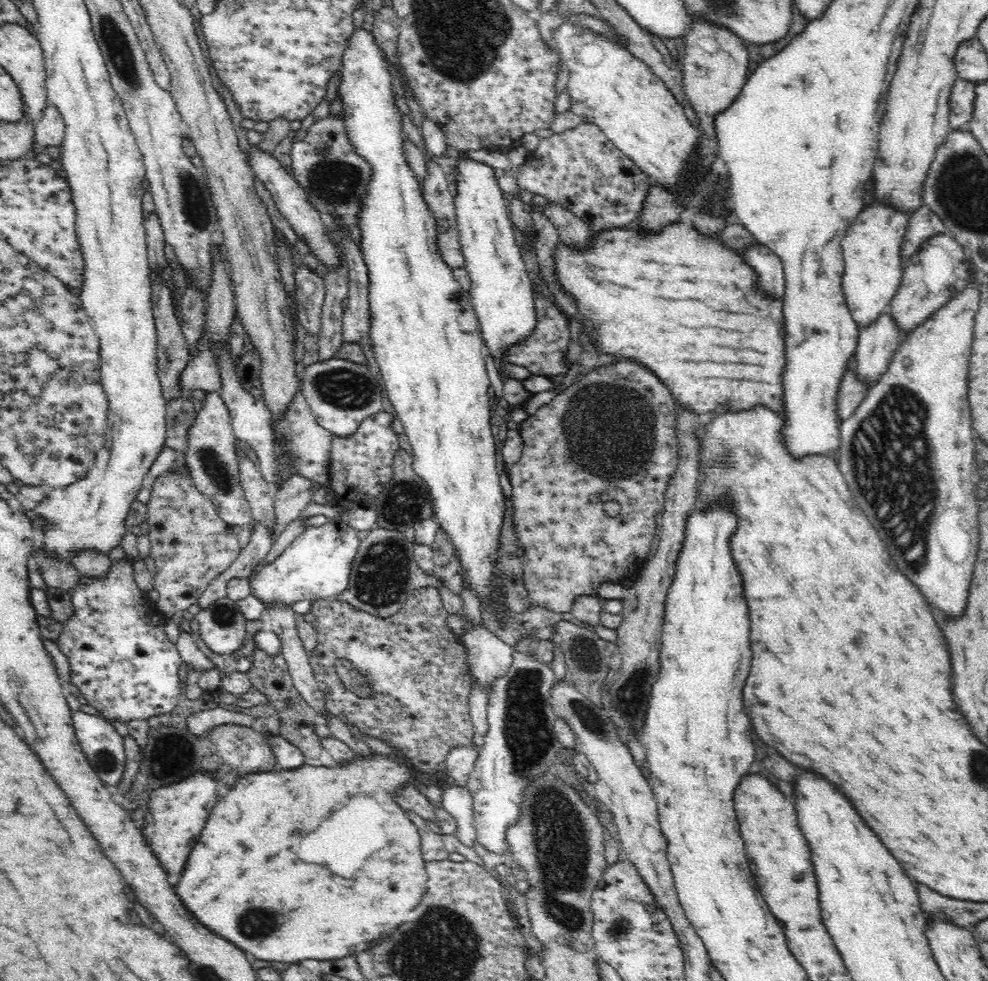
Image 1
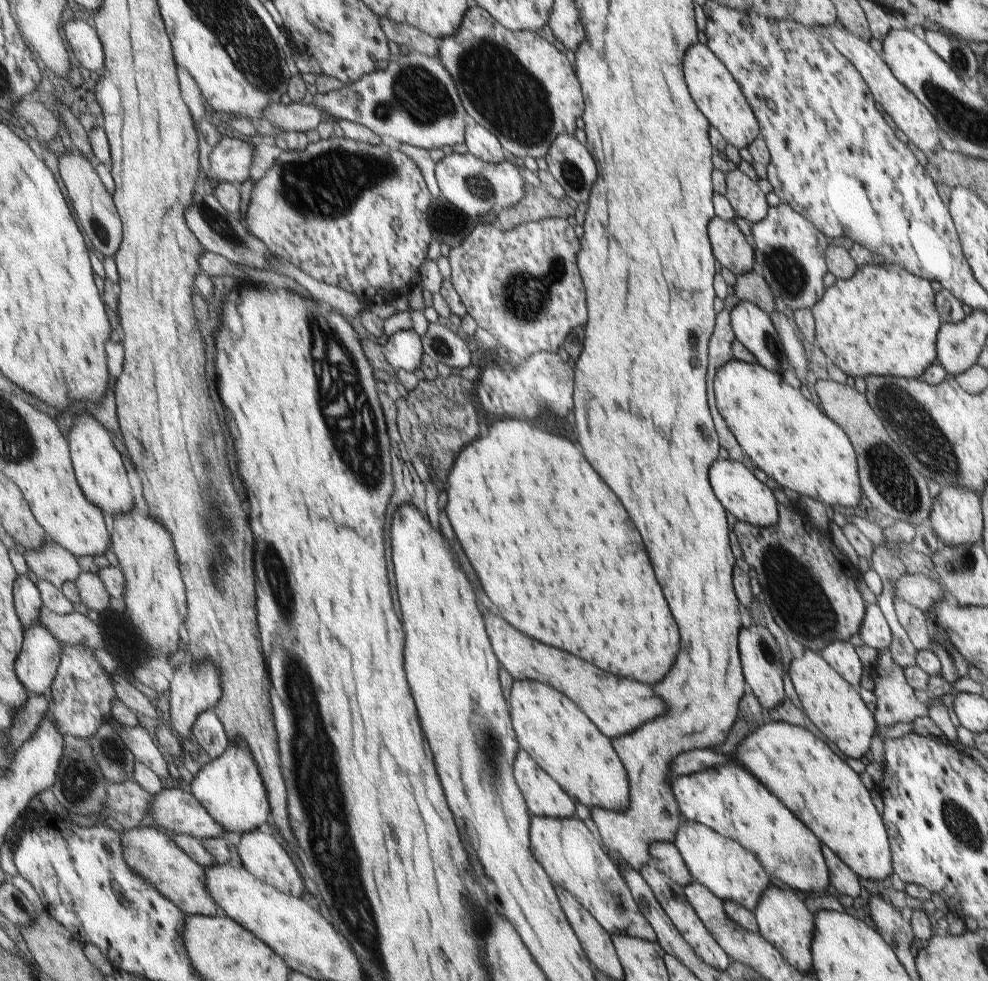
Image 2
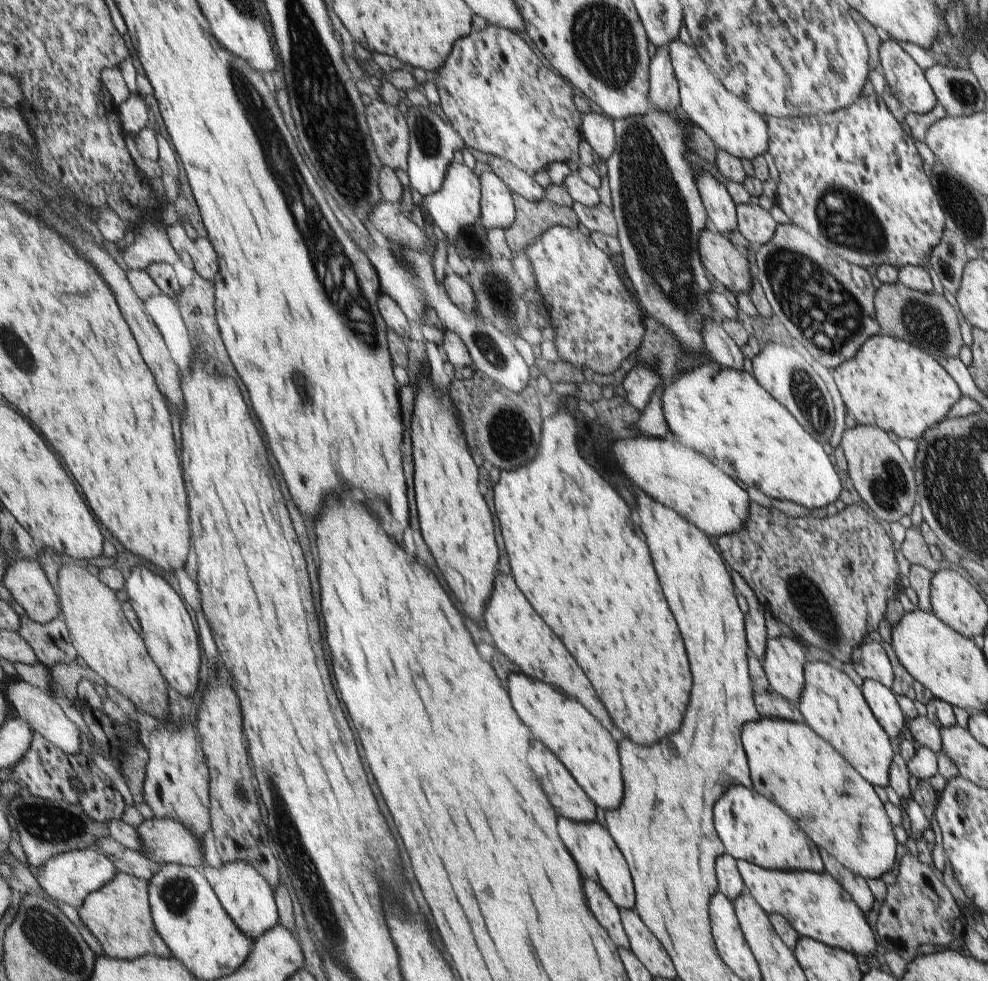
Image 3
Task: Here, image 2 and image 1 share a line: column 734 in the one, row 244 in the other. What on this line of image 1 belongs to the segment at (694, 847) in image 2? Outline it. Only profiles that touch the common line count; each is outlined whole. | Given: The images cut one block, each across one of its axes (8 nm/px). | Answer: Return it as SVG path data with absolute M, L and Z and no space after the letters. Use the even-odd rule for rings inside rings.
M872 204L851 222L841 240L845 266L842 275L843 295L860 331L888 312L889 303L901 286L904 267L901 249L908 220L908 215L898 209Z

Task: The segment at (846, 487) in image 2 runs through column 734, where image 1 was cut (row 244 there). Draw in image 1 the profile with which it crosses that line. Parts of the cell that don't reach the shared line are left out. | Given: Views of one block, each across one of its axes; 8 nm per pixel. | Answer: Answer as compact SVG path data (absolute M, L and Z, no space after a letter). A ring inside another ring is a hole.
M362 26L352 33L341 56L338 86L341 99L346 96L346 108L350 108L346 128L350 128L350 140L354 140L352 148L368 164L374 164L374 172L370 166L370 182L363 208L355 218L360 229L359 248L369 270L370 330L367 341L372 342L388 398L394 406L392 410L396 410L400 422L408 430L406 436L414 452L413 470L426 480L434 498L434 518L456 546L458 558L464 566L462 576L480 596L486 598L492 592L490 584L494 584L496 553L506 508L506 497L496 469L496 444L490 423L492 409L488 395L487 352L483 337L479 336L477 316L462 276L441 257L437 220L426 203L424 181L418 180L422 192L414 192L414 184L410 184L410 172L406 172L406 144L412 143L403 131L404 114L395 102L400 96L394 87L392 66L375 35Z

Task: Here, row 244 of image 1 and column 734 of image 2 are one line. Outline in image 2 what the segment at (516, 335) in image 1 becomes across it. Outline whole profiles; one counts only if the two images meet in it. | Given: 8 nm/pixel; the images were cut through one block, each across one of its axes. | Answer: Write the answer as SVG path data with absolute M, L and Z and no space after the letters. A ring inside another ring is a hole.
M723 455L723 460L720 458L713 462L711 468L709 468L709 484L711 484L711 490L713 490L715 498L725 508L725 512L735 516L737 521L747 522L758 527L774 525L778 521L778 504L775 504L775 498L771 496L771 492L765 486L761 486L749 474L749 470L745 468L744 464L739 464L739 461Z

